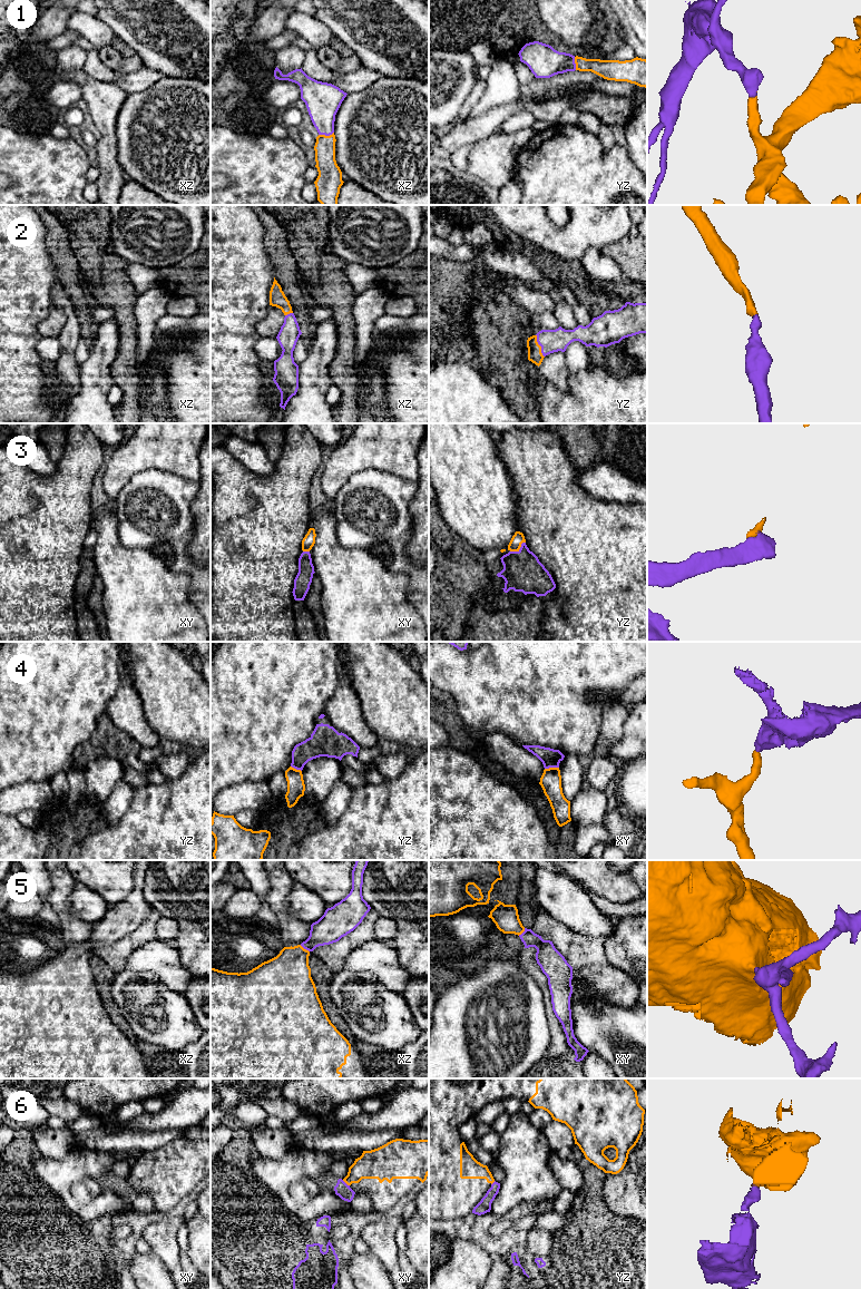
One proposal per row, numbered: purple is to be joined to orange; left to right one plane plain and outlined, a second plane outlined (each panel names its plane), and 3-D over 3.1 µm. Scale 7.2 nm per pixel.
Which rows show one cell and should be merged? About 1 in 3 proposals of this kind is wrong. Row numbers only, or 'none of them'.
1, 2, 3, 5

